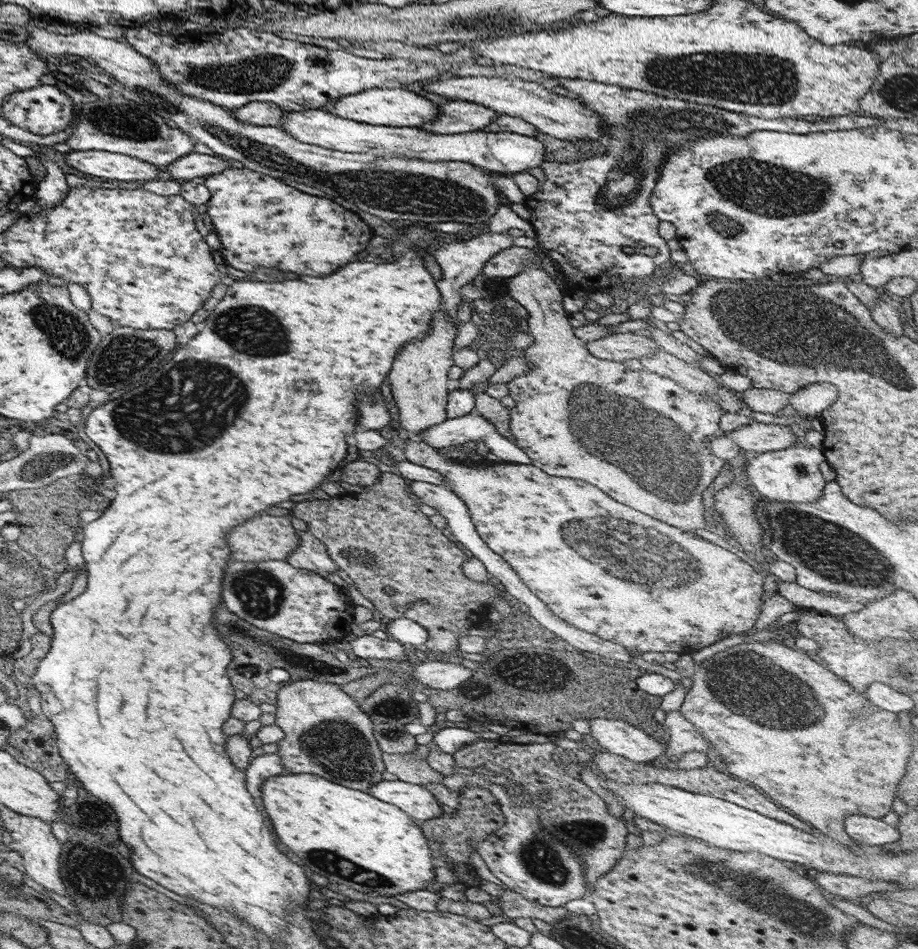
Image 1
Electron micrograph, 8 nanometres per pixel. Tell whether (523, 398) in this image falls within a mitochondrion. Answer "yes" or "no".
no

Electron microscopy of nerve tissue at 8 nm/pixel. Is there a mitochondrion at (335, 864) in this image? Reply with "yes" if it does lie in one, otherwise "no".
yes

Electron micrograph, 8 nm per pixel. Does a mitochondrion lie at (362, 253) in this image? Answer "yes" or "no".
no

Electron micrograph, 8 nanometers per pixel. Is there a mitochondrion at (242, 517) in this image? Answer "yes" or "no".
no

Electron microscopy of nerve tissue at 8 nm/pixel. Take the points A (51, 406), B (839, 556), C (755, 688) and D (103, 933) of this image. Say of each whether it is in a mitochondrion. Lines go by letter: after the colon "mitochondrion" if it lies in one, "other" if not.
A: other
B: mitochondrion
C: mitochondrion
D: other

